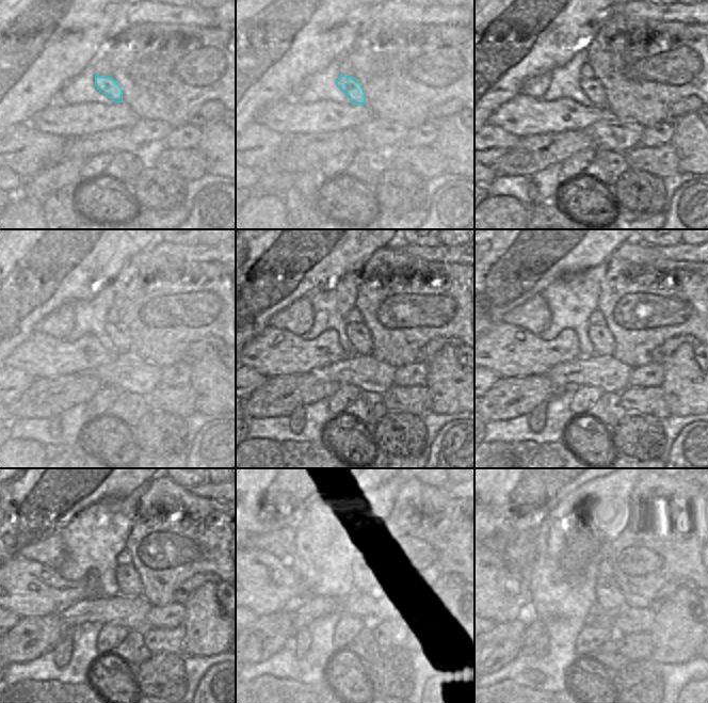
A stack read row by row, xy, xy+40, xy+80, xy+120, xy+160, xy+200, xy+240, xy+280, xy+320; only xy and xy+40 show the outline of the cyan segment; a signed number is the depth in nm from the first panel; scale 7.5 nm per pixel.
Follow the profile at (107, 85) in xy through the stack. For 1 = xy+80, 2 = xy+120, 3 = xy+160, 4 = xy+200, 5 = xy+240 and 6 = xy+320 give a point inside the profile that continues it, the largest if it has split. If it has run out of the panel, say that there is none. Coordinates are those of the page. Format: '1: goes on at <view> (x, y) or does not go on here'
1: goes on at xy+80 (593, 89)
2: goes on at xy+120 (118, 333)
3: goes on at xy+160 (357, 333)
4: goes on at xy+200 (604, 344)
5: goes on at xy+240 (129, 584)
6: goes on at xy+320 (609, 597)

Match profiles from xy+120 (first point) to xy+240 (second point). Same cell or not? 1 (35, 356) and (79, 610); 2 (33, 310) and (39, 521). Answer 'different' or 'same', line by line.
1: different
2: same

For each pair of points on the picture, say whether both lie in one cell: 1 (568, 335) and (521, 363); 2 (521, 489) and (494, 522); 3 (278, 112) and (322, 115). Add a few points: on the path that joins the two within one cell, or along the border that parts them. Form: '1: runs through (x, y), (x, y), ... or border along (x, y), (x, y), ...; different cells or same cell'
1: runs through (557, 345), (549, 347), (541, 355), (533, 355); same cell
2: runs through (511, 491), (494, 508), (494, 511); same cell
3: runs through (289, 115), (311, 115); same cell

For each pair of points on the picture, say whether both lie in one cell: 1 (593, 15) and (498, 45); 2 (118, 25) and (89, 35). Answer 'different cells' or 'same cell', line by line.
1: same cell
2: same cell

